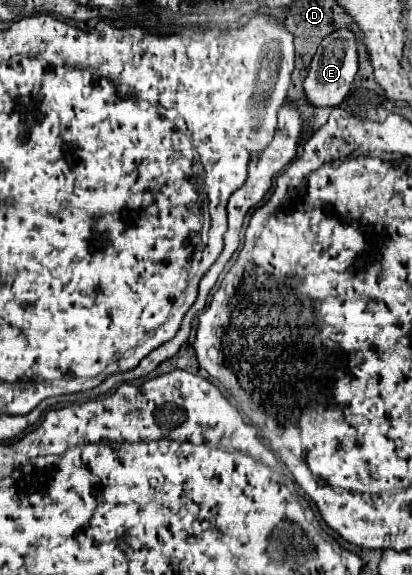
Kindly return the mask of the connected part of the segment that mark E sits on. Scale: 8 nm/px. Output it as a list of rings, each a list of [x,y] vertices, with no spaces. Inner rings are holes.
[[[340,29],[332,35],[328,35],[320,43],[320,47],[310,63],[308,75],[304,79],[306,103],[312,107],[338,107],[344,101],[344,97],[350,93],[356,71],[358,71],[358,55],[356,55],[354,33],[350,33],[348,29]]]

